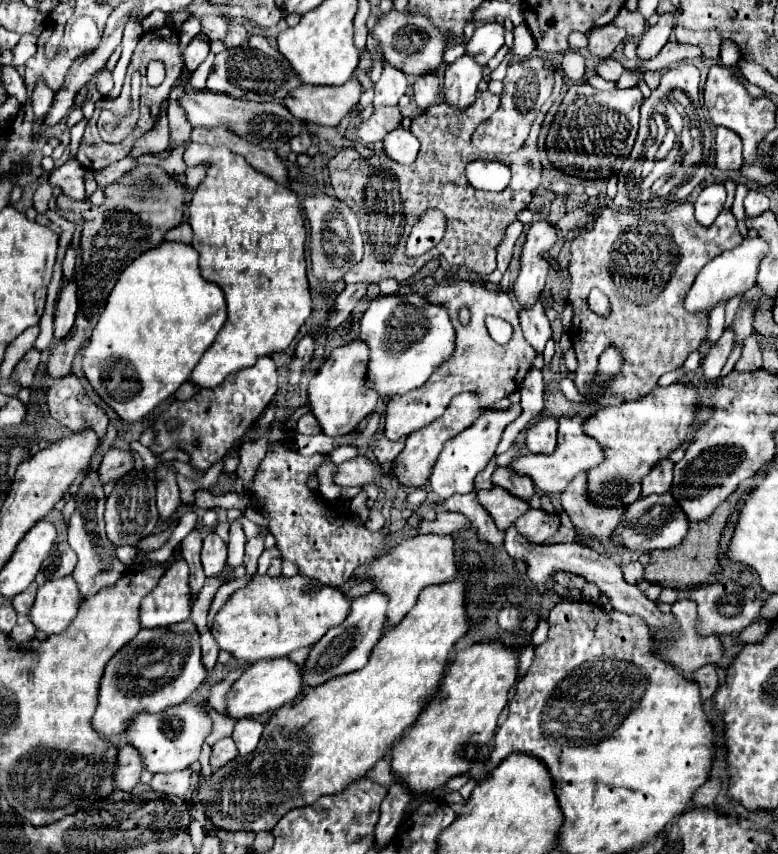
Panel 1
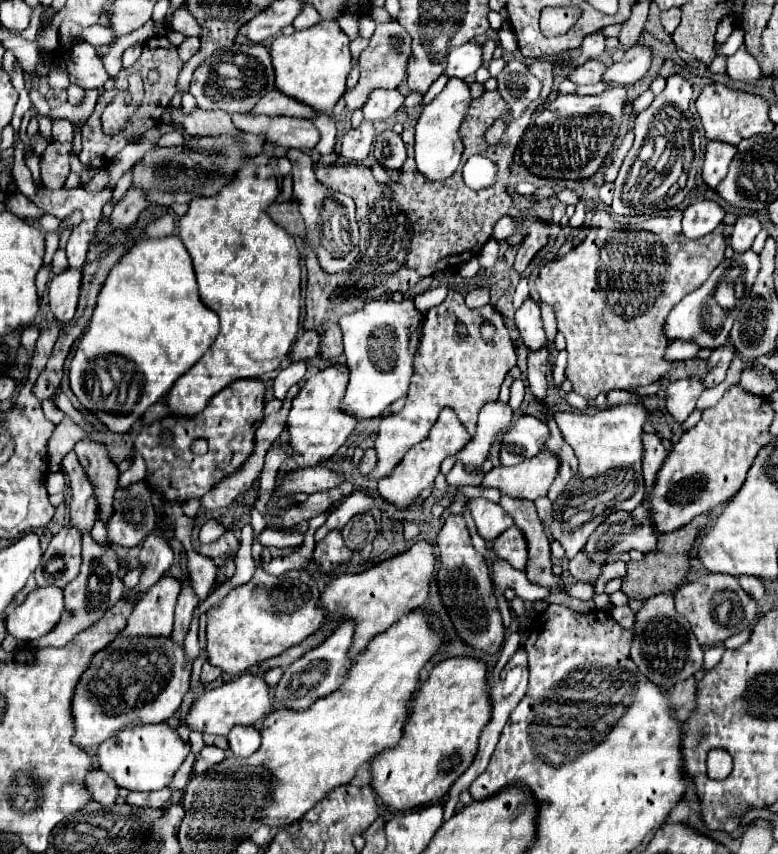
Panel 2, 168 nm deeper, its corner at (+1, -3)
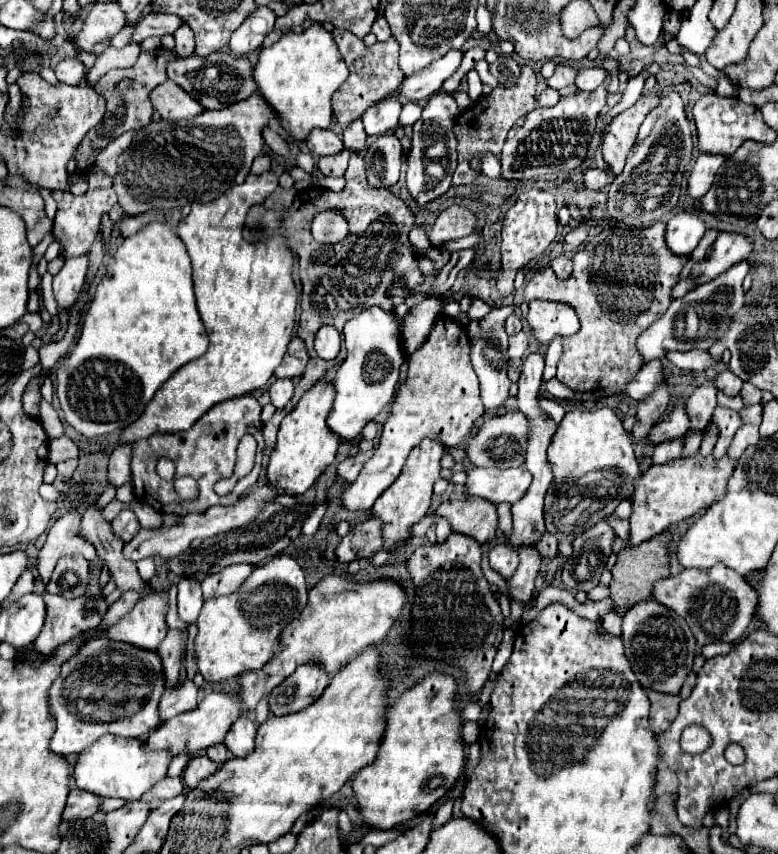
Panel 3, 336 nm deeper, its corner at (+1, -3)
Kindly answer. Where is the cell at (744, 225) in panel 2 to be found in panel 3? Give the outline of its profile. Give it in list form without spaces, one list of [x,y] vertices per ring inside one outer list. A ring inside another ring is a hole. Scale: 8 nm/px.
[[[719,233],[717,241],[713,243],[713,251],[705,255],[701,263],[695,263],[689,273],[689,279],[693,279],[693,289],[703,283],[709,283],[711,279],[717,279],[723,271],[727,271],[735,263],[747,259],[751,251],[753,251],[751,239],[735,233]]]

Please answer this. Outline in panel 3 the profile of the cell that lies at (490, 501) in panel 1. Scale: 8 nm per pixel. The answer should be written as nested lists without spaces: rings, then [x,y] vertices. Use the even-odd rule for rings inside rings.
[[[469,497],[465,501],[445,501],[437,515],[445,517],[451,525],[451,531],[463,533],[475,539],[479,545],[495,537],[497,531],[497,509],[485,499]]]

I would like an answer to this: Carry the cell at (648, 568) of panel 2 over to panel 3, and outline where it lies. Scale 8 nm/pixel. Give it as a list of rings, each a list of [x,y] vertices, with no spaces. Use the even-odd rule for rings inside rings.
[[[651,537],[649,541],[643,541],[637,547],[621,549],[611,573],[613,573],[613,579],[609,583],[609,591],[611,591],[609,597],[613,599],[615,613],[625,615],[625,611],[629,611],[635,603],[647,601],[651,597],[655,581],[669,577],[669,559],[667,559],[665,541],[659,541],[659,537]]]

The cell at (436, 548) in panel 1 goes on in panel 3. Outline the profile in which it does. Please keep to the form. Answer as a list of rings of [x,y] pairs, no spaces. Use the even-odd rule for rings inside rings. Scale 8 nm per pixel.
[[[327,575],[323,581],[319,581],[311,591],[309,591],[309,601],[305,605],[305,609],[301,611],[301,615],[297,619],[293,619],[283,635],[279,637],[279,643],[281,643],[281,651],[275,653],[271,657],[271,663],[265,663],[263,669],[259,671],[251,671],[251,673],[244,673],[239,677],[239,695],[241,695],[241,701],[247,705],[247,709],[255,709],[255,705],[259,703],[259,699],[263,695],[269,695],[283,679],[287,679],[299,665],[305,665],[305,663],[319,663],[323,665],[323,669],[329,673],[329,675],[335,675],[345,663],[349,663],[357,653],[361,653],[365,647],[369,645],[379,645],[391,625],[397,621],[399,617],[399,611],[401,607],[405,605],[407,597],[403,593],[403,589],[395,583],[395,581],[375,581],[375,583],[351,583],[347,581],[345,577],[339,577],[339,575]]]

